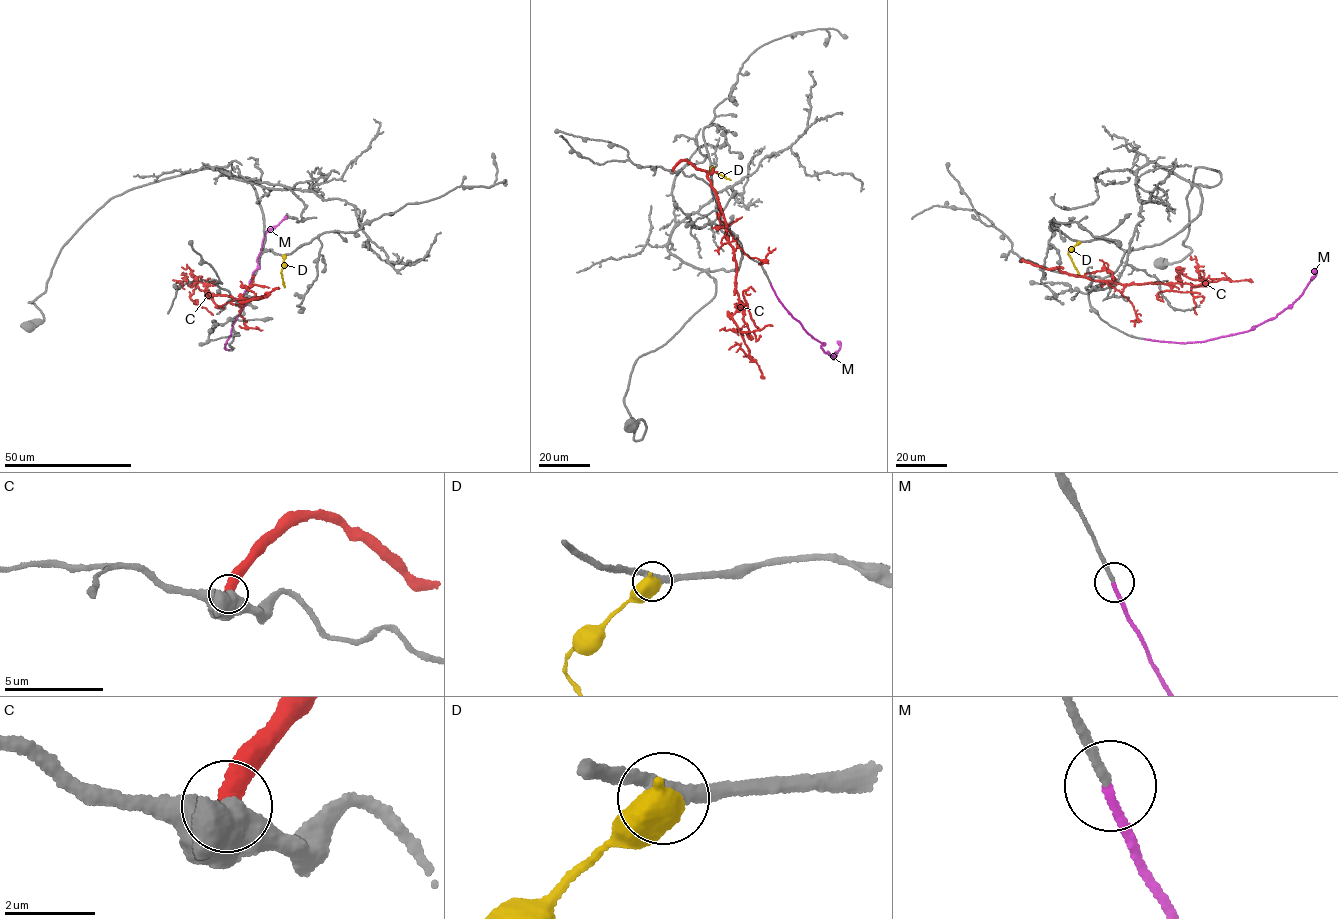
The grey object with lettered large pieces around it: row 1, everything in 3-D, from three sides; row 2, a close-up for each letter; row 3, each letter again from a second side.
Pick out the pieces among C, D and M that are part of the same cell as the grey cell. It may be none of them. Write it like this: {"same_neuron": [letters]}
{"same_neuron": ["M"]}

